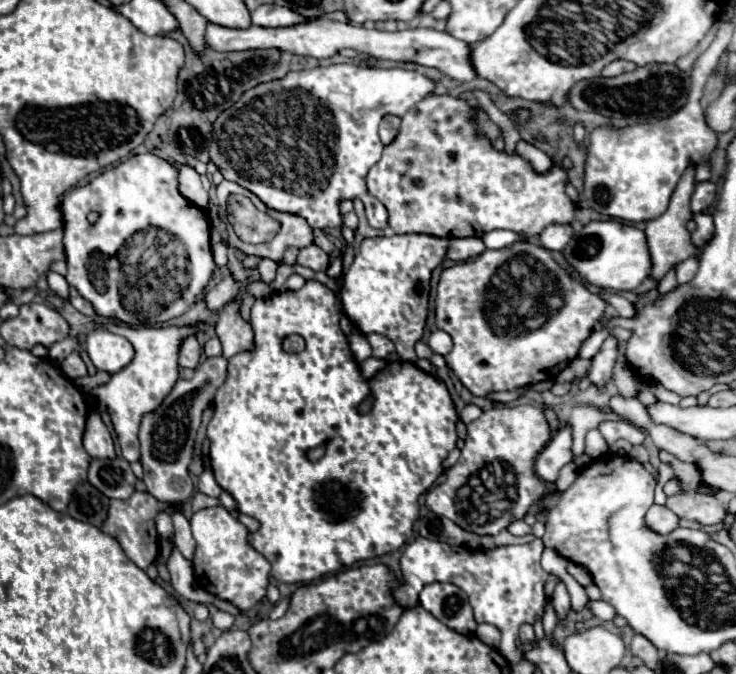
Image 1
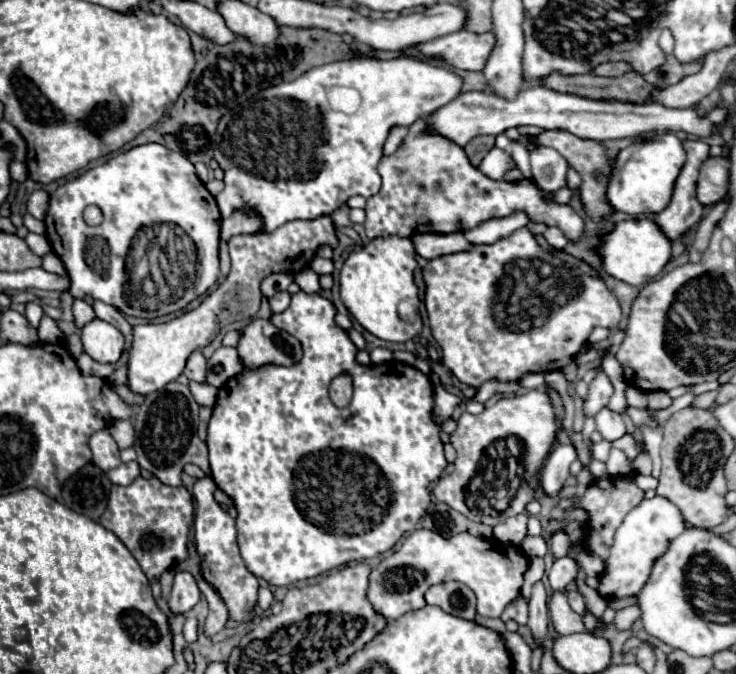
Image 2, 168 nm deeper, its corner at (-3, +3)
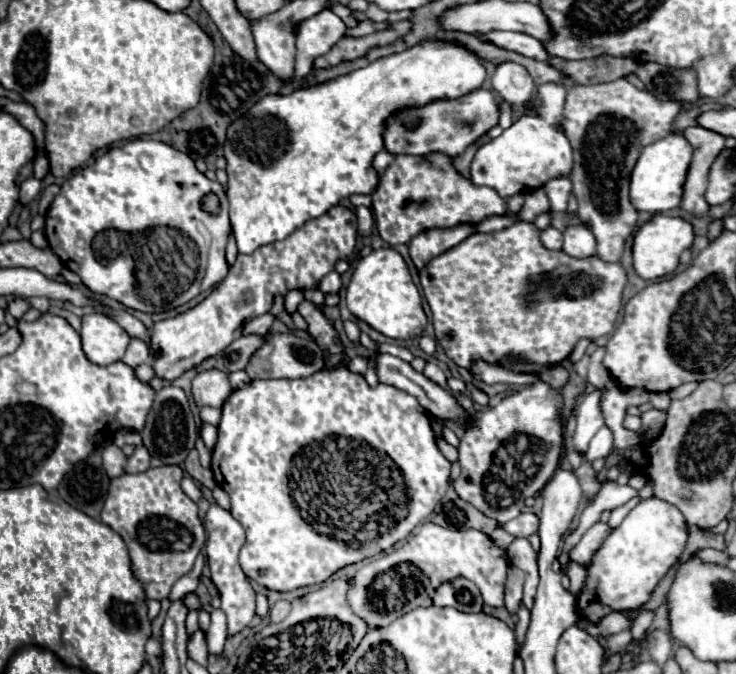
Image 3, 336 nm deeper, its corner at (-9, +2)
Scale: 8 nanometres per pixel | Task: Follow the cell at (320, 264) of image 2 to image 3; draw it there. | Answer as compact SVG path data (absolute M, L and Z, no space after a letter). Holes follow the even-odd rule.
M336 270L328 272L328 274L322 278L322 282L320 282L320 290L322 290L324 294L338 292L338 290L340 290L340 286L342 286L342 282L340 282L340 274L338 274Z

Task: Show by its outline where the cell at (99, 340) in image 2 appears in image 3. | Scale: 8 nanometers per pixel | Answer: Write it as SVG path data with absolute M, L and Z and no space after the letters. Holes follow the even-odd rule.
M106 314L82 316L80 336L86 358L98 366L118 362L130 342L126 330L118 328L118 324L114 324L114 320L110 320Z

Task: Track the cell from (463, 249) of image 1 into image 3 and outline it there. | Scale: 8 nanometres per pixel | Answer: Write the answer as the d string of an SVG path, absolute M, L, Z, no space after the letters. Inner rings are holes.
M460 224L460 226L444 228L444 230L442 228L432 228L432 230L420 232L418 236L414 236L414 240L408 246L416 268L422 270L432 258L436 258L442 252L454 248L456 244L466 240L472 232L474 232L474 228L470 224Z

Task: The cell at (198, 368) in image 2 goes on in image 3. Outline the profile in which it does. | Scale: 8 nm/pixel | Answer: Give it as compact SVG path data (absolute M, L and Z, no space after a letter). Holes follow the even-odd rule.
M216 368L202 370L192 380L192 396L196 404L202 406L222 406L224 400L230 396L232 386L228 374Z

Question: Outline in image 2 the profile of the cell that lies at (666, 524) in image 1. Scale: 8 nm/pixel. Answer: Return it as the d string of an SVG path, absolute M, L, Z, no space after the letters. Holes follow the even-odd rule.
M664 497L644 499L624 517L624 521L614 533L614 543L610 547L608 559L604 561L604 571L600 575L598 593L608 599L638 595L644 583L648 581L652 563L656 563L656 559L664 555L664 551L668 551L668 543L676 539L684 529L686 529L684 517L674 503L670 503Z

